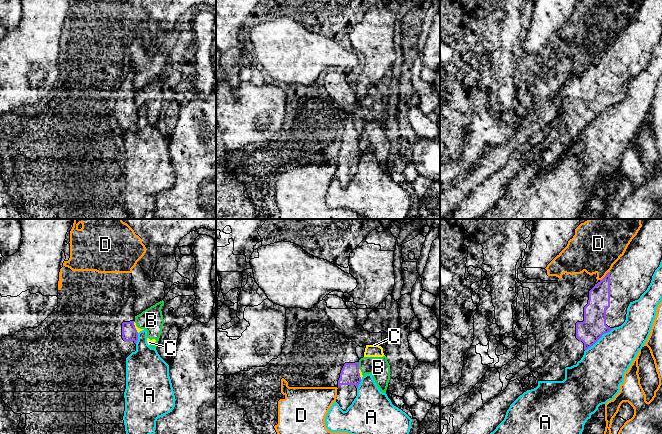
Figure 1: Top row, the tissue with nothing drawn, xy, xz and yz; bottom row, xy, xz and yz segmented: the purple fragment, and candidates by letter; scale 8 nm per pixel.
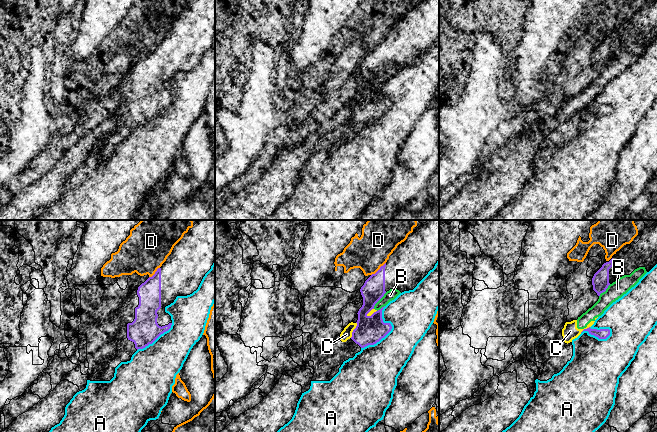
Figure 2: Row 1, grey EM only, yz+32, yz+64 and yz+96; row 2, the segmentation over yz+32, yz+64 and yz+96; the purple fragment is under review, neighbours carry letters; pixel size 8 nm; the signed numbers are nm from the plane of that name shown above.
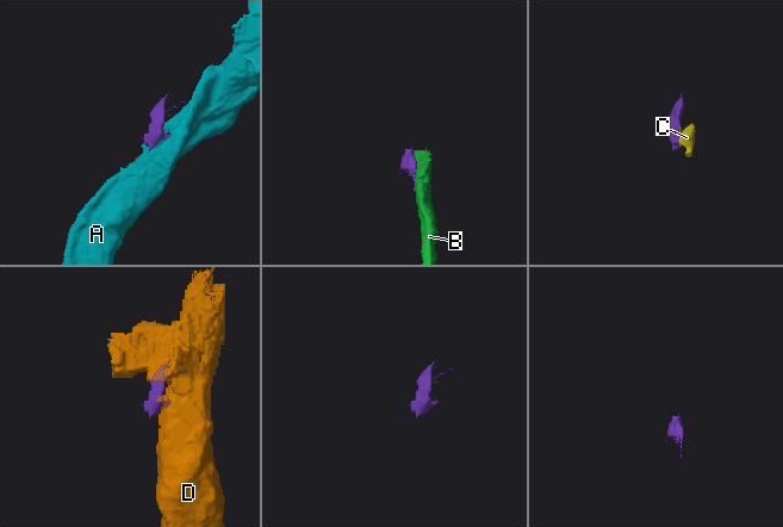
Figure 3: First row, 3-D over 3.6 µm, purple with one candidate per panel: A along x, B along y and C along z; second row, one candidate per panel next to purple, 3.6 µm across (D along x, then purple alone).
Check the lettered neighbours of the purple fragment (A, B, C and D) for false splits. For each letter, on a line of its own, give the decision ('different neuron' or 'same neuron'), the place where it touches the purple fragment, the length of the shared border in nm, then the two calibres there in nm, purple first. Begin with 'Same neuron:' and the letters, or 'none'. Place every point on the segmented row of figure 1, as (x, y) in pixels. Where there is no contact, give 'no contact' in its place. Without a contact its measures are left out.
Same neuron: none
A: different neuron; meets purple in yz at (600, 337); contact 320 nm long; 200 nm thick on the purple side, 360 nm on the other
B: different neuron; meets purple in xz at (358, 365); contact 60 nm long; 150 nm thick on the purple side, 170 nm on the other
C: different neuron; meets purple in xy at (134, 327); contact 100 nm long; 130 nm thick on the purple side, 30 nm on the other
D: different neuron; meets purple in yz at (605, 276); contact 110 nm long; 180 nm thick on the purple side, 400 nm on the other

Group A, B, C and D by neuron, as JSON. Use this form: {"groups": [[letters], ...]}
{"groups": [["A"], ["B", "C"], ["D"]]}

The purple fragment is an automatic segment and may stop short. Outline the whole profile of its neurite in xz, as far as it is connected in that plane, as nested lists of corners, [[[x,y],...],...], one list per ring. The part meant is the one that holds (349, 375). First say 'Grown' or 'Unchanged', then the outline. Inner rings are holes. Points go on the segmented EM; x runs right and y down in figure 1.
Grown. [[[359,362],[345,363],[338,380],[336,396],[336,402],[343,411],[346,411],[356,398],[360,382]]]

